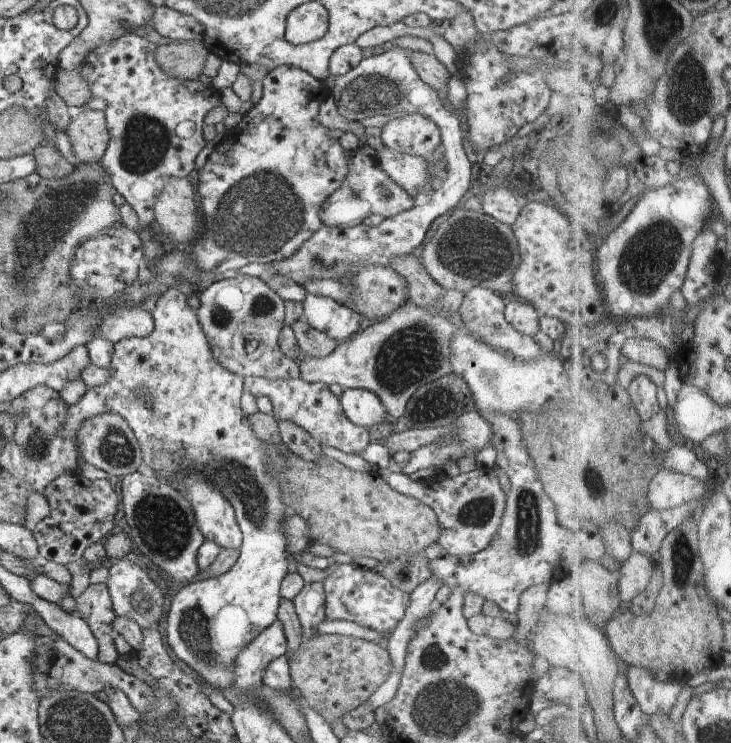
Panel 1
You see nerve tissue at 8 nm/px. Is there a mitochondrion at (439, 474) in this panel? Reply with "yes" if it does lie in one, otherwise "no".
no

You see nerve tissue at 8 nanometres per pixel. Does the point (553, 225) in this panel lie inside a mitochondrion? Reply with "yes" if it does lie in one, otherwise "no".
no

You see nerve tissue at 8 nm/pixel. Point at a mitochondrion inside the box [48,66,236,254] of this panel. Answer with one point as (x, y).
(146, 141)

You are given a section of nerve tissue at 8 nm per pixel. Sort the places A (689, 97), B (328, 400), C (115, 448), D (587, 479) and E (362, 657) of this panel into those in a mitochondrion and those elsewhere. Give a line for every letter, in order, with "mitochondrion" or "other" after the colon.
A: mitochondrion
B: other
C: mitochondrion
D: mitochondrion
E: other

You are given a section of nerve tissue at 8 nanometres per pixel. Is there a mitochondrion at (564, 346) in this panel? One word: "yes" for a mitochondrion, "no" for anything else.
no

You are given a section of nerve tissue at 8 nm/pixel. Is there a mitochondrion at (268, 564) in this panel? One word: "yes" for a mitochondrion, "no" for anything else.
no

